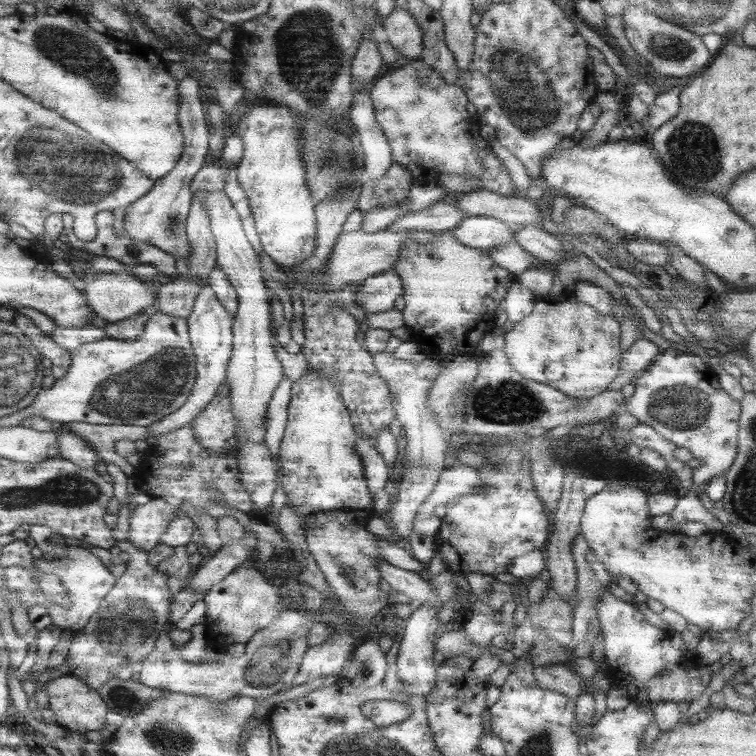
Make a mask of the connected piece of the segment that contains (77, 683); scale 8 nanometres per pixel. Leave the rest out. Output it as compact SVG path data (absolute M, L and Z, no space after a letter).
M66 674L45 683L45 690L50 698L51 709L55 711L57 724L66 730L80 731L87 735L97 735L107 725L110 705L104 700L99 690L94 690L80 677Z

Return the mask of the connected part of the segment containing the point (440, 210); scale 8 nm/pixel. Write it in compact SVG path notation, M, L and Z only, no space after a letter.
M452 200L443 201L424 210L405 214L402 218L393 220L393 223L389 224L385 230L390 232L424 231L433 233L450 230L453 232L467 217L467 214L458 208Z

